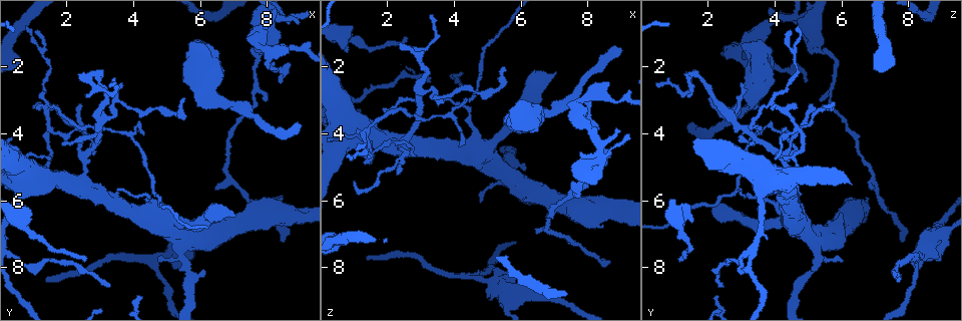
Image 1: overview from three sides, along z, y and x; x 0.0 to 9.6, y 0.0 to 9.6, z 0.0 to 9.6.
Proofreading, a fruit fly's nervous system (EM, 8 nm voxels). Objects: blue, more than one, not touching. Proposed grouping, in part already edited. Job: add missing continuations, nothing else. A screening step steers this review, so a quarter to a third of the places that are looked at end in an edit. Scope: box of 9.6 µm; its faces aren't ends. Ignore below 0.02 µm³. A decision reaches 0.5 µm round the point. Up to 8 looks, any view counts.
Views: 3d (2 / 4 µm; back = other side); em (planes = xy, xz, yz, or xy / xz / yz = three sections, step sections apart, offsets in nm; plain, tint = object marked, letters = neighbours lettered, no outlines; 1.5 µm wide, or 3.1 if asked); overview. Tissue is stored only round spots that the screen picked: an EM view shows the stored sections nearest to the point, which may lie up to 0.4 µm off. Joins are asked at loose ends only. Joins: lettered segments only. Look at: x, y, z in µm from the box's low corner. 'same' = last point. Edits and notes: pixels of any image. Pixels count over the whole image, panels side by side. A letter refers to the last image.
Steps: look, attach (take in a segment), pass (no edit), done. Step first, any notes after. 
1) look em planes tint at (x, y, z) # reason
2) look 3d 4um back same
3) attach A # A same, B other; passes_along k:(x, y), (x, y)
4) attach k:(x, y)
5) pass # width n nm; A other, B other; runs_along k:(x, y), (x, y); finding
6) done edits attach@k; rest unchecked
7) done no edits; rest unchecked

look em xy step 8 tint at (1.00, 3.20, 5.45) # an open end

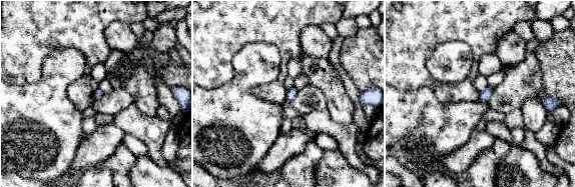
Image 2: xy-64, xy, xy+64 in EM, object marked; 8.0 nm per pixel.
look em xz step 8 letters same

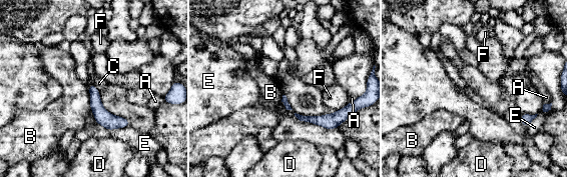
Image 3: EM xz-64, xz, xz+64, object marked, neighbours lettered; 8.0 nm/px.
pass # A other, B other, C other, D other, E other, F other; runs_along 3:(91, 88), (96, 107), (126, 123); no lettered segment goes on from it

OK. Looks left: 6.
look em planes plain at (1.10, 1.00, 4.45) # free end

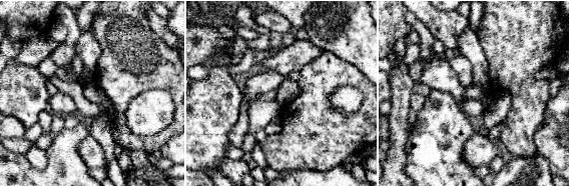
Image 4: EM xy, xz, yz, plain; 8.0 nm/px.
look em planes letters same

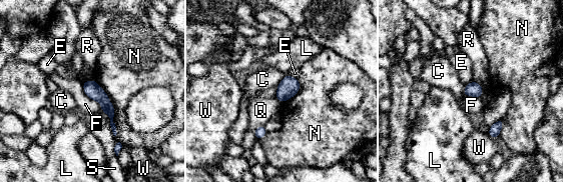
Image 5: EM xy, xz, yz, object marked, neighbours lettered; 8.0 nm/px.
pass # C other, E other, F other, L other, N other, Q other, R other, S other, W other; border 5:(82, 82), (84, 93), (101, 110); none of them fits

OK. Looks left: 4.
look em xy step 4 tint at (8.35, 1.70, 2.45) # three-way junction

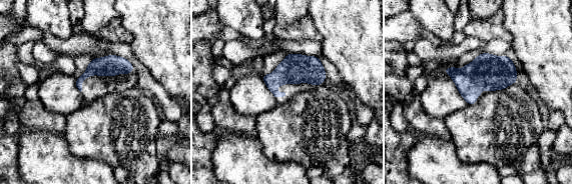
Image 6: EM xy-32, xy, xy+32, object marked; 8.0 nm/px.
look em planes letters same

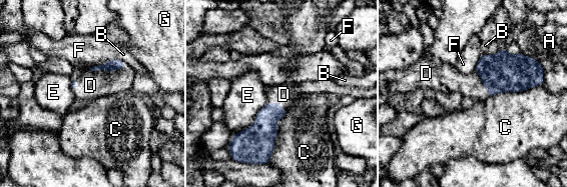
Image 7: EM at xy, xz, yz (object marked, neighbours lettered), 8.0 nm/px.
attach 7:(90, 85) # A other, B other, C other, D same, E other, F other, G other; the neuron continues

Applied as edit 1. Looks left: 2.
done edits attach@7; rest unchecked

